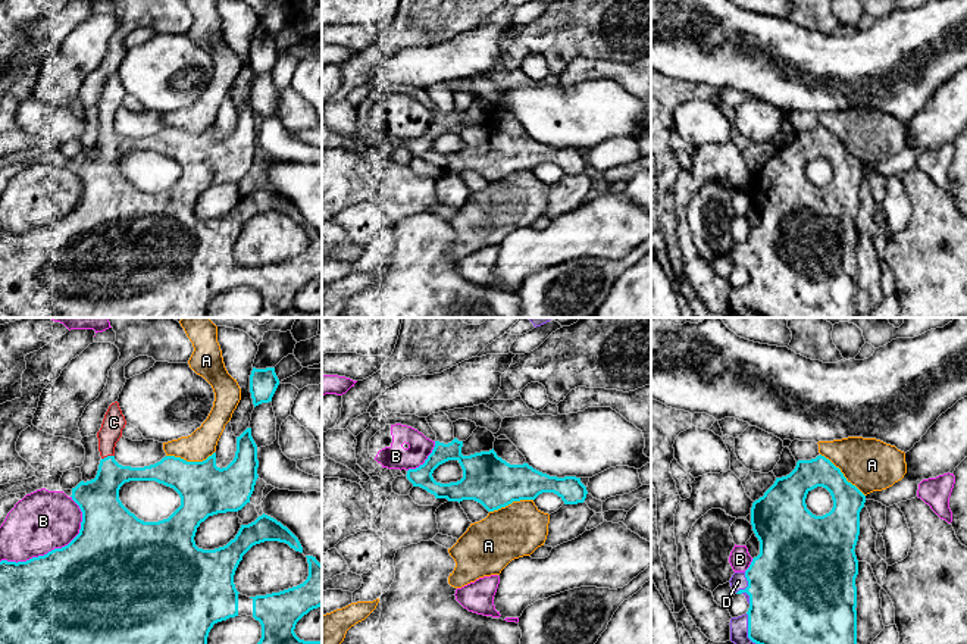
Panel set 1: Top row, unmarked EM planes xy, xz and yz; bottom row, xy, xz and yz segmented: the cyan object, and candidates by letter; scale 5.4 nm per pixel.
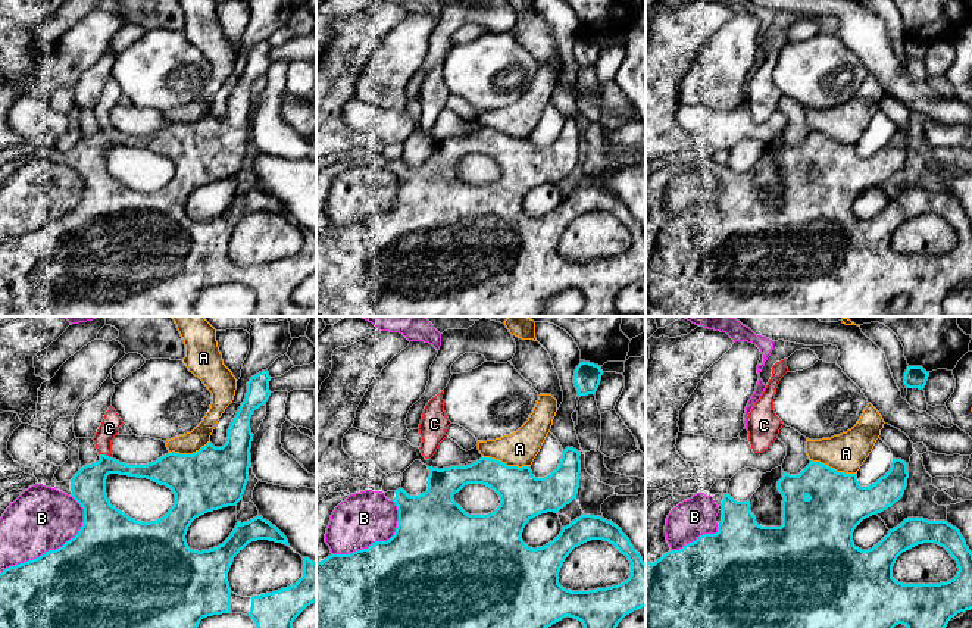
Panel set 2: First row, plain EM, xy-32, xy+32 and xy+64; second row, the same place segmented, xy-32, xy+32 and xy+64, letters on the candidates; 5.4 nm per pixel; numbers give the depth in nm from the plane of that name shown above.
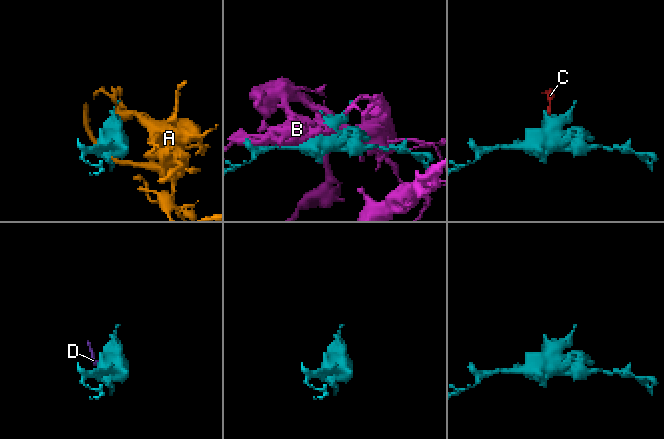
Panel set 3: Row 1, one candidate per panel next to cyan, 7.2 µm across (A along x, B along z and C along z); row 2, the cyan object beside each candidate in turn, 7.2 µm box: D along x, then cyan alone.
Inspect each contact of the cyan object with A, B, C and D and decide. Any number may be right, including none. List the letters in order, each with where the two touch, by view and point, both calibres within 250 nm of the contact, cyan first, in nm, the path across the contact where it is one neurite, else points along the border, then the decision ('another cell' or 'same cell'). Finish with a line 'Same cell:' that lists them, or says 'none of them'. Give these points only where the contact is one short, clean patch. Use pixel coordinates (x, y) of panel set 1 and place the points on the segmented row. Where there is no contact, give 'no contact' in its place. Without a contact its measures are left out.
A: meets cyan in yz at (842, 474); 180 nm thick on the cyan side, 280 nm on the other; another cell
B: meets cyan in xy at (52, 550); 500 nm thick on the cyan side, 320 nm on the other; another cell
C: meets cyan in xy at (108, 456); 220 nm thick on the cyan side, 120 nm on the other; runs through xy (99, 500), (108, 482), (108, 456), (108, 435), (113, 422); same cell
D: meets cyan in yz at (745, 588); 480 nm thick on the cyan side, 90 nm on the other; same cell
Same cell: C, D

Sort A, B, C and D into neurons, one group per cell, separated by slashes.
A / B / C D

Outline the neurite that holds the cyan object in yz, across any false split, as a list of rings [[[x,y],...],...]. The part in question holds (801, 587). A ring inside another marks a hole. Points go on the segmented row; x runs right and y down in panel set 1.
[[[817,456],[811,460],[798,460],[795,469],[782,478],[776,478],[774,484],[755,500],[751,507],[751,525],[755,537],[760,541],[760,554],[752,559],[745,572],[735,572],[730,578],[730,587],[736,594],[744,594],[749,609],[745,615],[730,619],[730,641],[735,644],[857,644],[857,587],[858,560],[855,545],[860,535],[860,512],[864,507],[866,495],[851,482],[846,481],[839,468],[836,468],[824,456]],[[817,488],[826,488],[833,500],[833,507],[823,516],[813,515],[805,504],[807,494]]]

